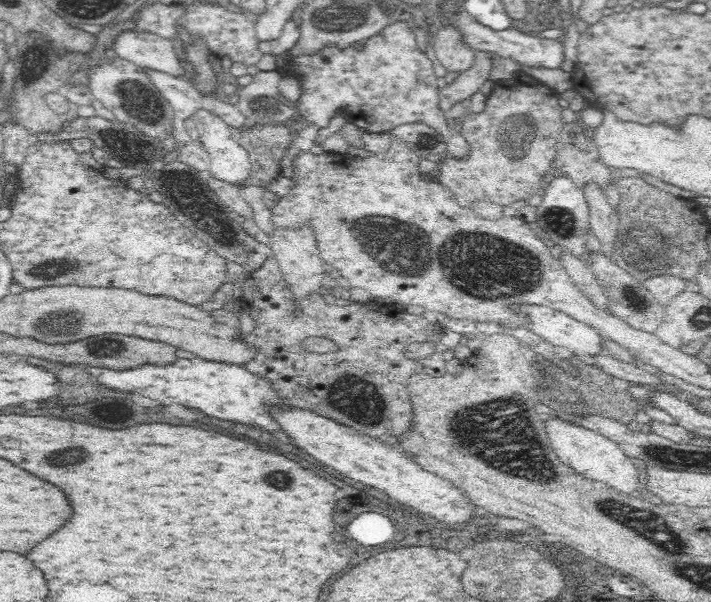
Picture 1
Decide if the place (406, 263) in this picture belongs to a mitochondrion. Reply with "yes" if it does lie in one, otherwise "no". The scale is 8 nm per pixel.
yes

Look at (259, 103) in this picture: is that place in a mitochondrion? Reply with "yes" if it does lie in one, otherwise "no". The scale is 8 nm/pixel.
no

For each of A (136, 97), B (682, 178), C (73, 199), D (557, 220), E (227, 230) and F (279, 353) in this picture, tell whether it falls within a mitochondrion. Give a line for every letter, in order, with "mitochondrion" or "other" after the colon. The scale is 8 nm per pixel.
A: mitochondrion
B: other
C: other
D: mitochondrion
E: other
F: other

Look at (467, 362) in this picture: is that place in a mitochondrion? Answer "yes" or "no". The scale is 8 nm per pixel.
no

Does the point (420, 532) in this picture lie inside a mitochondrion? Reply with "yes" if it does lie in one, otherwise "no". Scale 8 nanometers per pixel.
no

